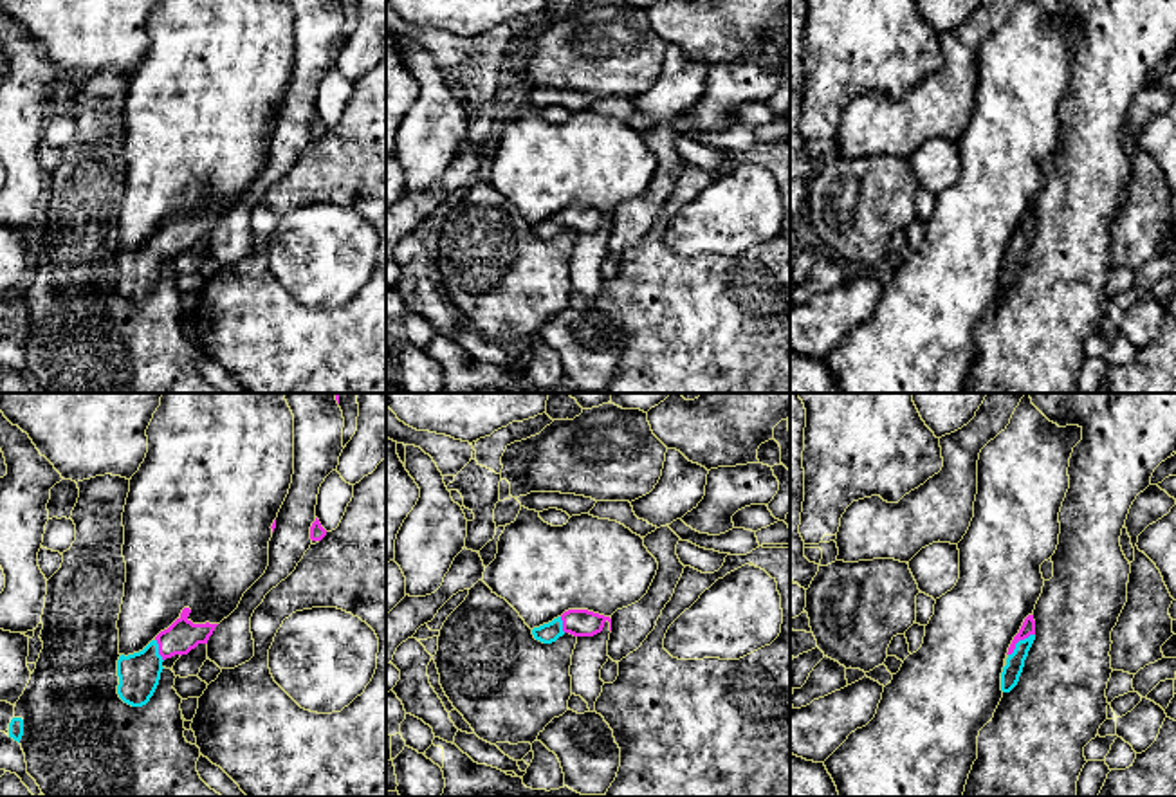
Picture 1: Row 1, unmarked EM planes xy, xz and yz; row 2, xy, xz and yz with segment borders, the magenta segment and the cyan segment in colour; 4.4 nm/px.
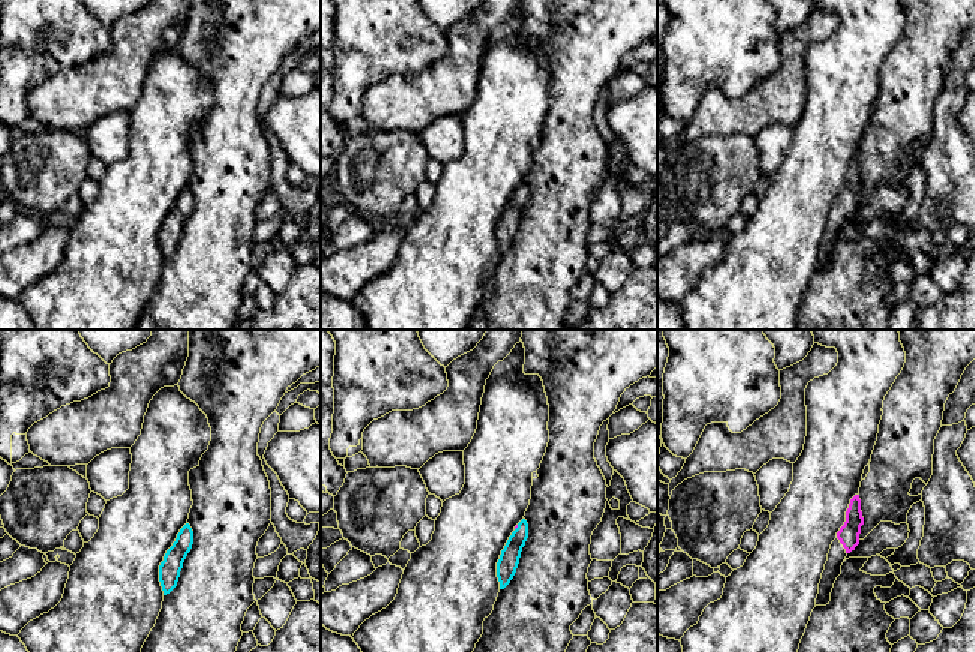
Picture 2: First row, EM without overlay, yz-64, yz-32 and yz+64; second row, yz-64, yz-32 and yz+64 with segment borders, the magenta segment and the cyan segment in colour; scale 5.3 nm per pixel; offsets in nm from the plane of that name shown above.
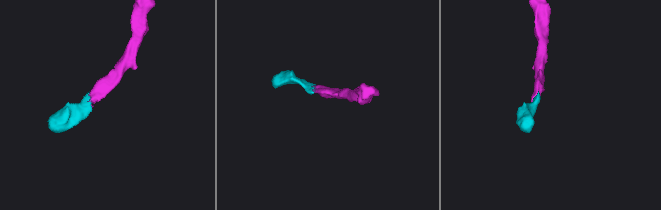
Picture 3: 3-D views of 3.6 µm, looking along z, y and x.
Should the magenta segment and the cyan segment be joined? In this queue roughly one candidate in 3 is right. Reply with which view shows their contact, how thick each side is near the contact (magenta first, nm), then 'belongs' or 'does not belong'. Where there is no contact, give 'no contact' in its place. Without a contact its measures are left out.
meets magenta in yz; 60 nm thick on the magenta side, 80 nm on the other; belongs

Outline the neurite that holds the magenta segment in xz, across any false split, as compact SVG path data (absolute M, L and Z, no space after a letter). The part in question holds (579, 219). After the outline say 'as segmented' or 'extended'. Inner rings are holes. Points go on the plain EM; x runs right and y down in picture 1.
M568 206L552 218L534 224L532 231L543 240L552 240L565 229L570 229L574 233L593 233L602 227L606 216L610 218L611 227L610 213L588 206Z; extended

